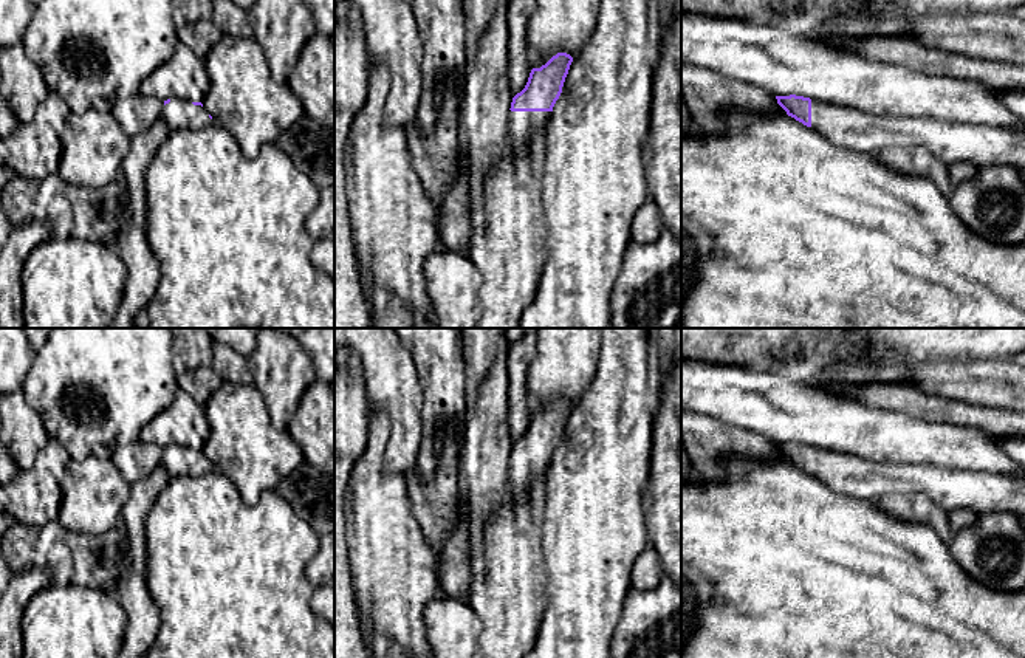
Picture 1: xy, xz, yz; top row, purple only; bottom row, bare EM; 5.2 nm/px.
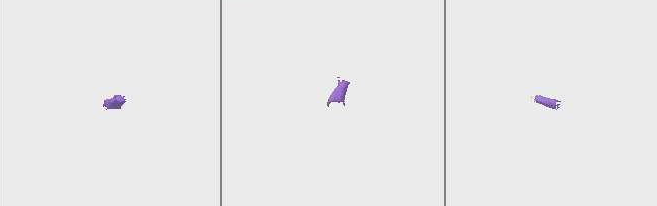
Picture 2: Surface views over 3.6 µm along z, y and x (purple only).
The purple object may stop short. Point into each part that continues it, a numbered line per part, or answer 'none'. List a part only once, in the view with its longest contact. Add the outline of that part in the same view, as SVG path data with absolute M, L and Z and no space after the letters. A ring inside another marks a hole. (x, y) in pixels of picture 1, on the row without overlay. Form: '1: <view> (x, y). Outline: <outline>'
1: xz (522, 472). Outline: M509 458L508 489L512 497L523 499L531 485L545 477L551 458Z

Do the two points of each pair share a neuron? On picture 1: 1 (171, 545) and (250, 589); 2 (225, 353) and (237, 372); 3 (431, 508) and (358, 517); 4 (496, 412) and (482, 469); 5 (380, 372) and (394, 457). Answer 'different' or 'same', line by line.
1: same
2: same
3: different
4: same
5: same

